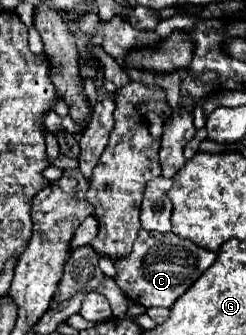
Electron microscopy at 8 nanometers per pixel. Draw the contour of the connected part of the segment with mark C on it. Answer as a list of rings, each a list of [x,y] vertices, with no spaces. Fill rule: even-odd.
[[[142,228],[134,242],[132,254],[124,256],[124,260],[116,260],[114,280],[130,300],[142,304],[144,308],[150,308],[150,306],[170,308],[176,302],[176,298],[180,298],[204,274],[204,270],[214,260],[216,260],[214,252],[198,248],[190,240],[180,240],[172,232],[170,234],[146,232]],[[156,252],[164,252],[166,256],[156,256]]]

